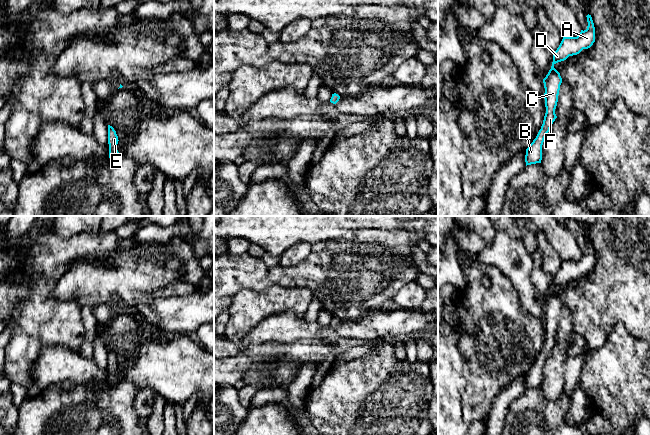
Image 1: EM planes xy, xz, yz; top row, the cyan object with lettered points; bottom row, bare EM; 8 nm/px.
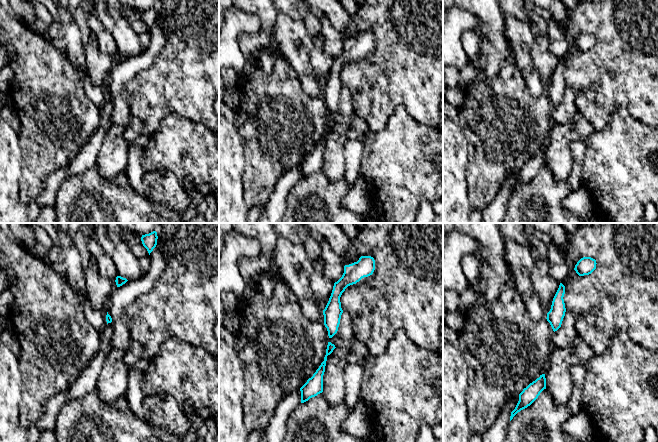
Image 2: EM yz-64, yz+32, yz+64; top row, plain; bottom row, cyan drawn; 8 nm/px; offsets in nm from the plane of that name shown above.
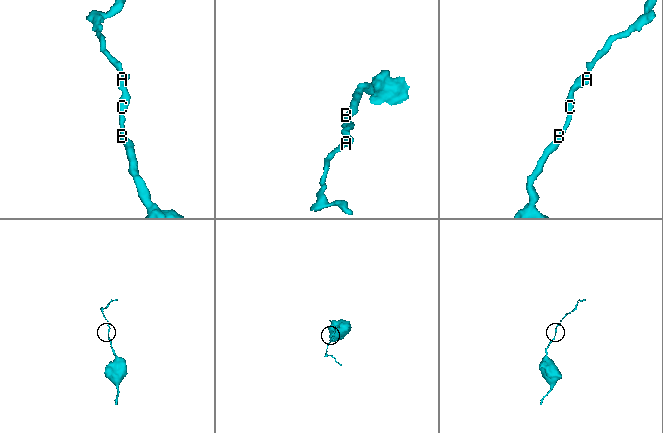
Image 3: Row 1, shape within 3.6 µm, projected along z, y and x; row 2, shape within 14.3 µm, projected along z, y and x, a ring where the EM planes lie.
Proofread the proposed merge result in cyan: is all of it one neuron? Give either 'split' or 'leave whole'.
leave whole

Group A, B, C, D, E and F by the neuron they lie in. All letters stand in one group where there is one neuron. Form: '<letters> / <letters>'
A B C D E F

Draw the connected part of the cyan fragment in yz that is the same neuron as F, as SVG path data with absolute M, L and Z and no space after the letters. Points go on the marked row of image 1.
M587 15L588 26L586 30L581 30L577 37L563 37L559 47L553 53L553 62L551 69L543 79L545 93L546 113L543 124L536 138L526 149L525 162L526 166L541 163L542 145L546 134L550 131L551 125L557 118L555 109L558 102L558 95L562 78L560 73L554 68L558 62L566 60L569 56L579 54L583 49L590 48L595 42L595 27L591 15Z

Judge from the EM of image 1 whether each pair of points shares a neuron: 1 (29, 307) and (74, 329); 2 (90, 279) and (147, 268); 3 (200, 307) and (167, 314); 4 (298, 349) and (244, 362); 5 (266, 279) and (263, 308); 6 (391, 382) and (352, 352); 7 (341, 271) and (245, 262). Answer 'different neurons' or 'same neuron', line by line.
1: same neuron
2: same neuron
3: same neuron
4: same neuron
5: different neurons
6: different neurons
7: same neuron

